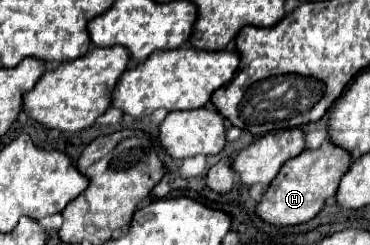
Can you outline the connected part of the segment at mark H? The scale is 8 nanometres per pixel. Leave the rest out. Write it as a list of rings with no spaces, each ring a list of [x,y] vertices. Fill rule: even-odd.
[[[330,139],[324,141],[320,149],[306,149],[296,159],[286,163],[280,175],[268,185],[262,201],[256,207],[256,213],[272,225],[298,225],[316,217],[326,205],[328,197],[334,197],[340,185],[340,179],[352,165],[354,157],[348,155],[342,147],[336,147]]]

